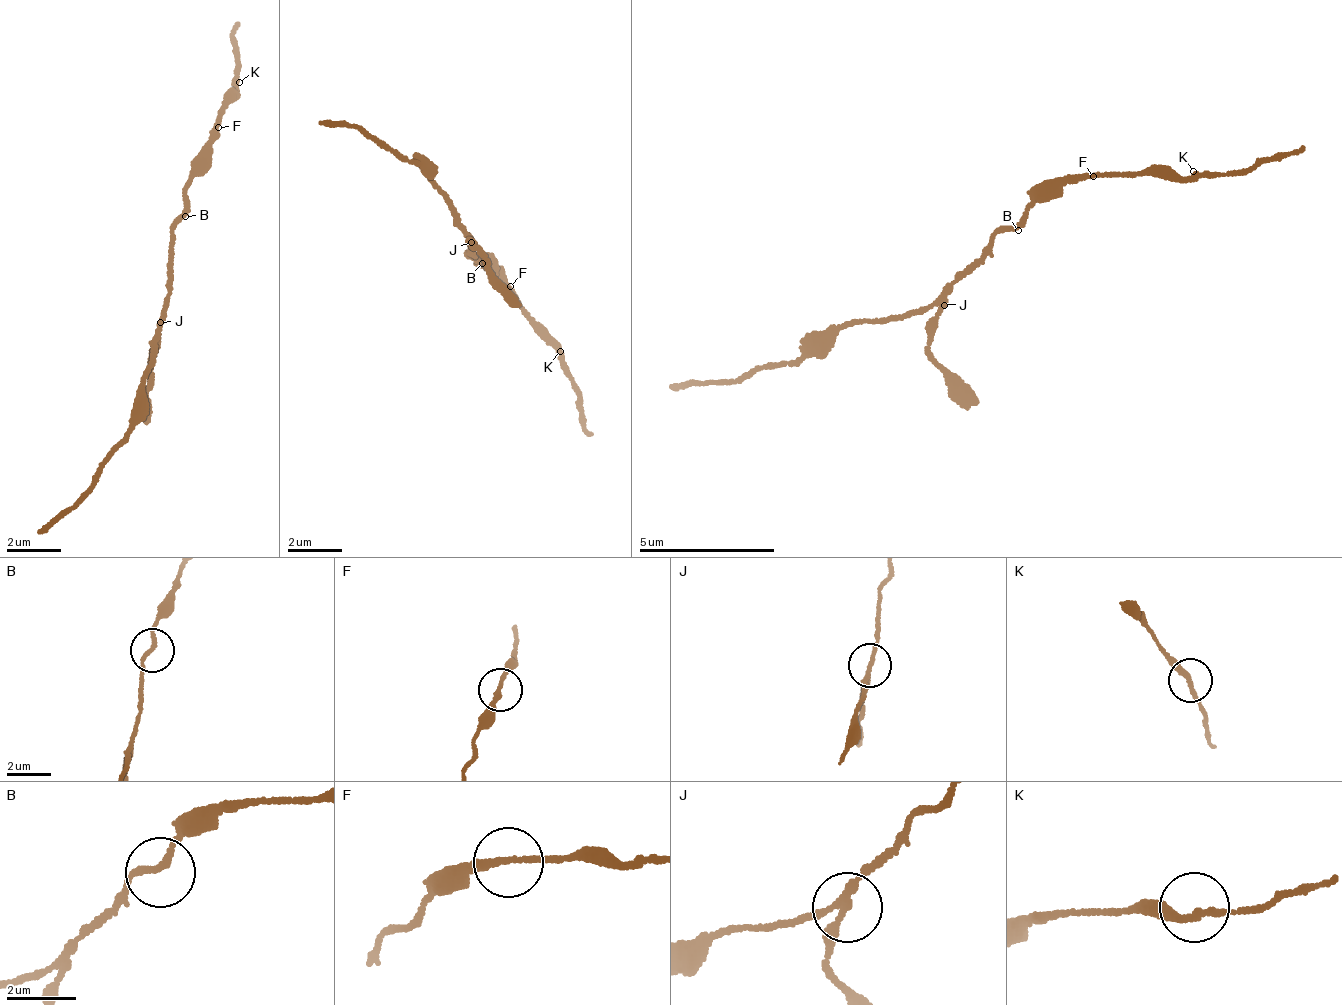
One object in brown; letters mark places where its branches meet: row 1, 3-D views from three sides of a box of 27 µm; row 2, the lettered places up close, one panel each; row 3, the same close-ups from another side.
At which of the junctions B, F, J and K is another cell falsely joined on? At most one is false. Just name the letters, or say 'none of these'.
J

